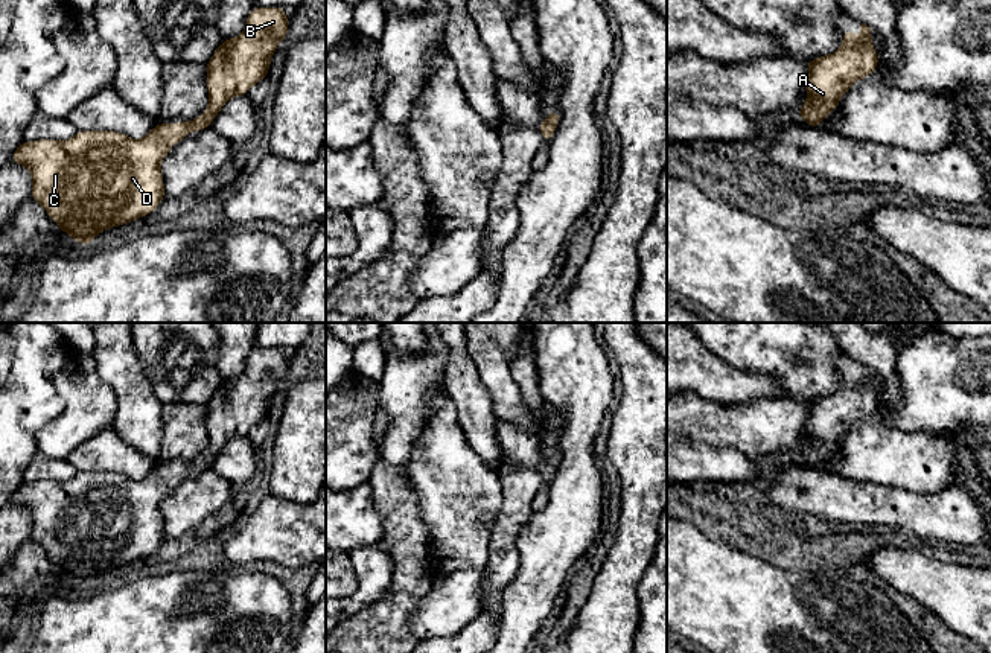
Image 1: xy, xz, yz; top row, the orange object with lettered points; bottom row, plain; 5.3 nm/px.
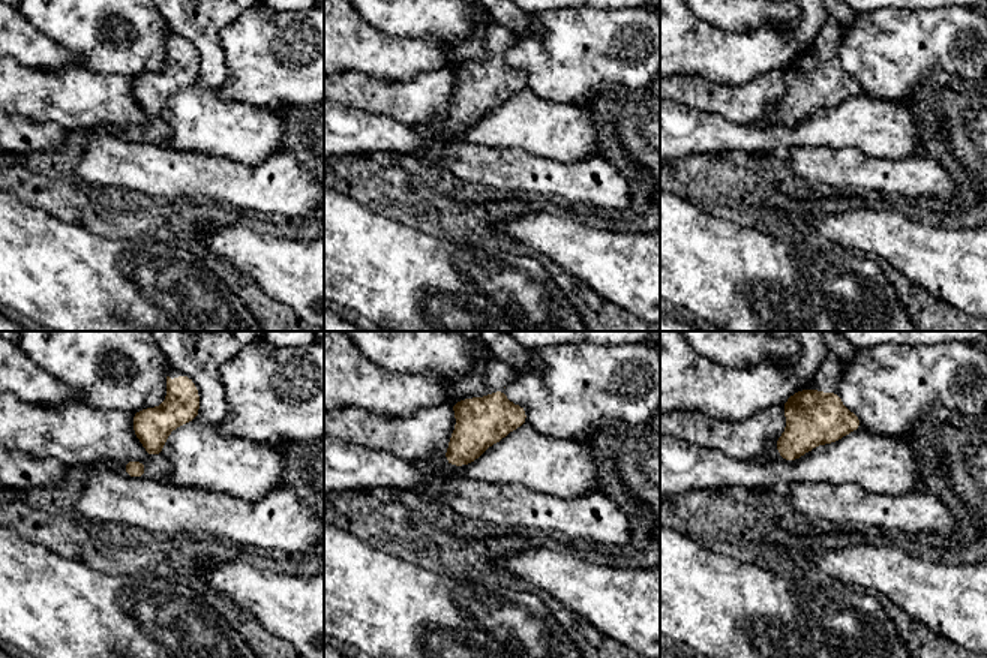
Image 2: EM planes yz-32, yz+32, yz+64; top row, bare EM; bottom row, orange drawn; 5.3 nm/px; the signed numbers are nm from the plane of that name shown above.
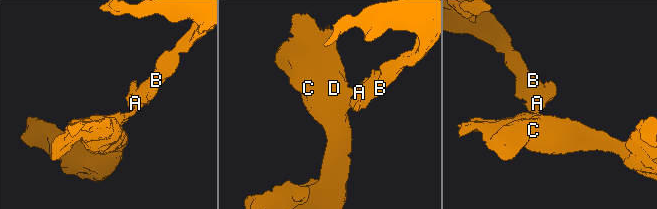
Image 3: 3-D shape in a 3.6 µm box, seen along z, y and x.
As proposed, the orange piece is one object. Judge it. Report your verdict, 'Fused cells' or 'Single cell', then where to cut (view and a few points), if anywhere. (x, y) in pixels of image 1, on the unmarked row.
Single cell. No split

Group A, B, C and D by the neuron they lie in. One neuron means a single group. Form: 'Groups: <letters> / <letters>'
Groups: A B C D

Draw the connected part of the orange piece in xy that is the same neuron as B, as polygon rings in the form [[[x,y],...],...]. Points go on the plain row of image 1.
[[[254,349],[241,376],[222,381],[209,403],[206,426],[209,446],[190,463],[157,464],[143,479],[135,481],[117,472],[78,472],[72,479],[58,483],[24,481],[11,498],[29,510],[30,539],[43,546],[49,559],[79,586],[90,586],[108,569],[120,568],[151,556],[164,540],[161,501],[189,473],[209,469],[227,441],[245,437],[251,428],[268,417],[277,385],[288,376],[289,359],[283,349]]]

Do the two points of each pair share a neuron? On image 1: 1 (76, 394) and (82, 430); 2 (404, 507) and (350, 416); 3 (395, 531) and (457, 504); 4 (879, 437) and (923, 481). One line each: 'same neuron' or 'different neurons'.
1: same neuron
2: different neurons
3: different neurons
4: same neuron

